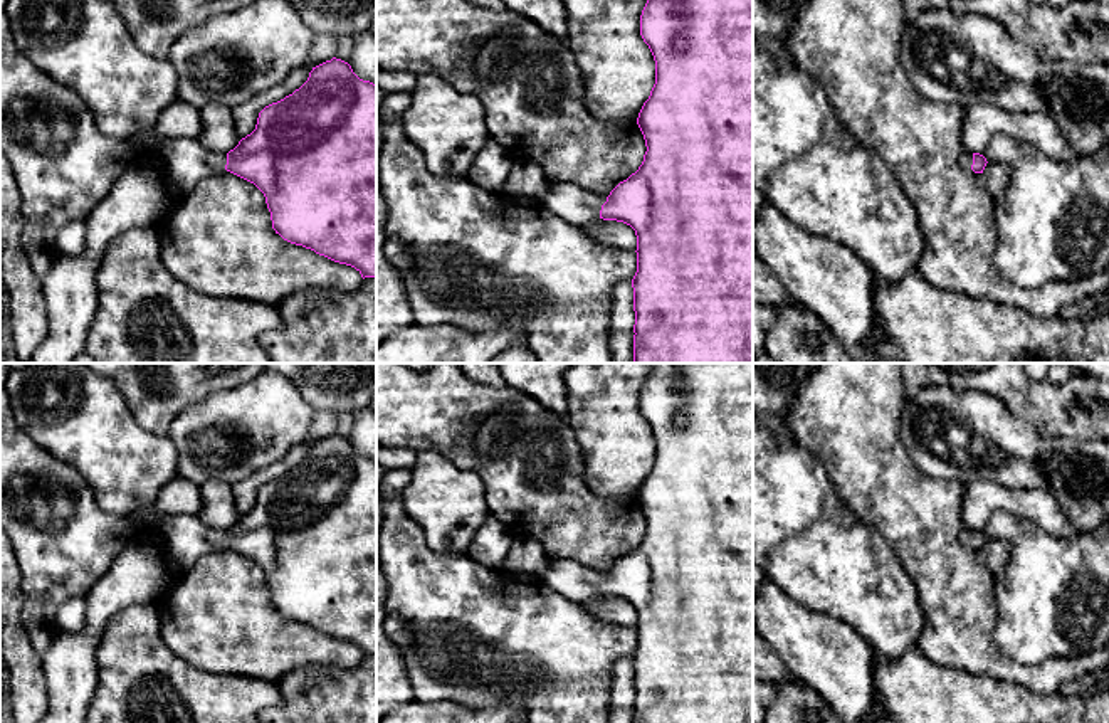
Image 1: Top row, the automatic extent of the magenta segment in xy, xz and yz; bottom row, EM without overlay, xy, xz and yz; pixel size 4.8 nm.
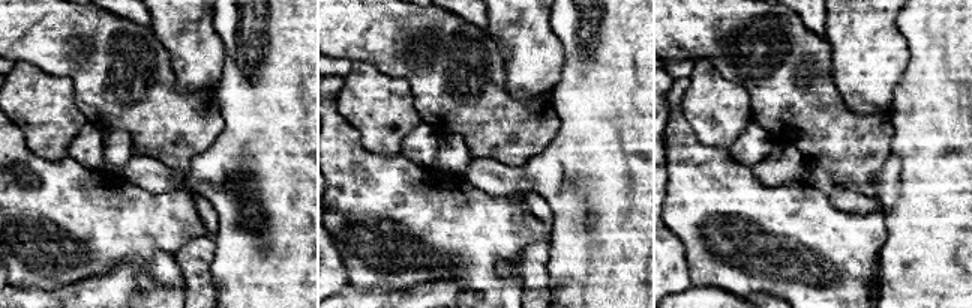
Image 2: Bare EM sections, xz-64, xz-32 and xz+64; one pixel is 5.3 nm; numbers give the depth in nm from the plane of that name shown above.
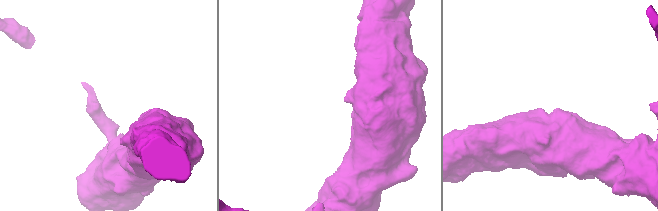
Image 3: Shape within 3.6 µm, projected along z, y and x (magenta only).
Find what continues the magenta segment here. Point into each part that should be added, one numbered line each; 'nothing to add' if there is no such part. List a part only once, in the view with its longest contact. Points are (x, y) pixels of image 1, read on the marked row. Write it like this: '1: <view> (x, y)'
1: xz (578, 207)

